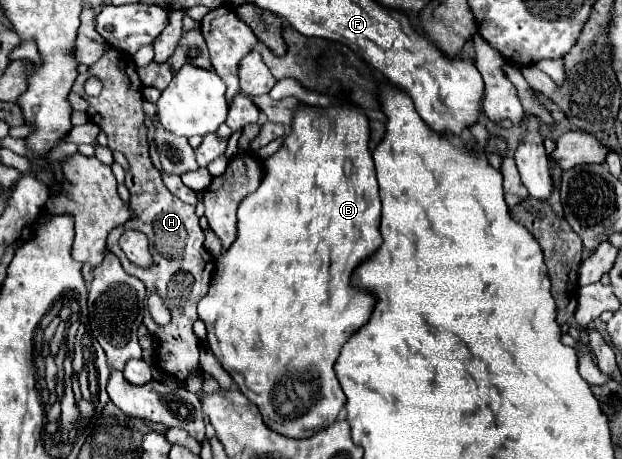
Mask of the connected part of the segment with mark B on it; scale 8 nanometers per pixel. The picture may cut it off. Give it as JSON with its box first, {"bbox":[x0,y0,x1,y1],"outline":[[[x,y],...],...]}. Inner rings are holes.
{"bbox":[197,106,381,438],"outline":[[[301,106],[295,110],[295,120],[293,120],[293,132],[285,136],[283,146],[265,160],[265,174],[261,180],[261,186],[243,198],[239,204],[239,234],[237,240],[225,250],[215,264],[209,292],[199,300],[197,304],[197,314],[207,326],[207,344],[221,362],[221,366],[231,374],[239,390],[253,402],[257,404],[263,422],[277,434],[287,436],[287,438],[309,438],[321,428],[327,428],[333,424],[337,418],[339,410],[345,404],[345,394],[339,386],[339,380],[335,376],[333,364],[339,356],[341,346],[355,334],[355,330],[361,326],[361,322],[367,322],[373,310],[373,296],[365,292],[357,292],[349,286],[349,276],[353,268],[363,262],[367,256],[371,256],[379,244],[381,244],[381,234],[379,234],[379,218],[381,218],[381,200],[379,200],[379,186],[375,180],[375,166],[371,160],[371,152],[367,148],[369,142],[369,124],[367,116],[357,110],[357,108],[311,108],[311,106]],[[309,384],[315,384],[313,390],[309,390]]]}

